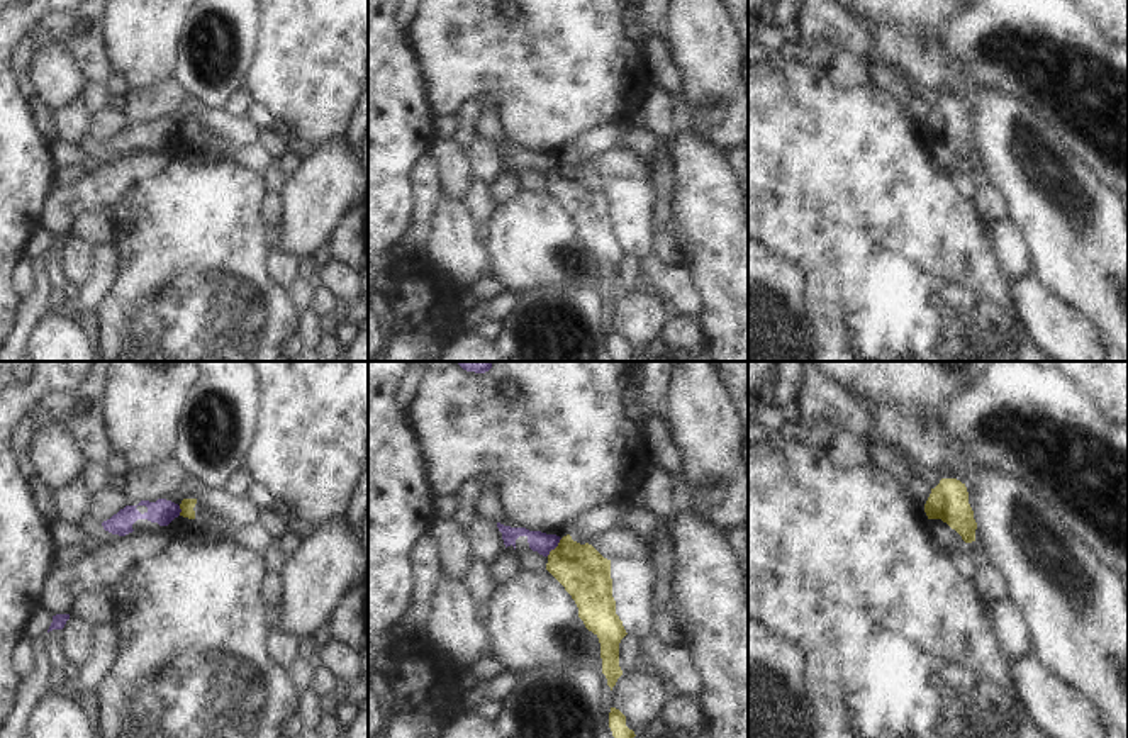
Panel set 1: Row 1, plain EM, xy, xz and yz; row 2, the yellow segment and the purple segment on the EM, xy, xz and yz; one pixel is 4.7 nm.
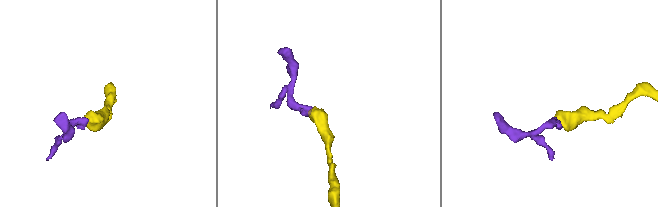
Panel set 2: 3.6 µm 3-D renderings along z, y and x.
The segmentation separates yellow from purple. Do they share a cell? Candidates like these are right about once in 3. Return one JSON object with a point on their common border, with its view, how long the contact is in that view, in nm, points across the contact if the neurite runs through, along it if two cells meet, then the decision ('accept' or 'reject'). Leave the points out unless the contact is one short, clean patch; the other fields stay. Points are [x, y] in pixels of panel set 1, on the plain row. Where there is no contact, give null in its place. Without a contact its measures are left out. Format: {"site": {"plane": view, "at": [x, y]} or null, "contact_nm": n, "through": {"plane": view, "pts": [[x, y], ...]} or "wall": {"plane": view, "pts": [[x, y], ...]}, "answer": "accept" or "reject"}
{"site": {"plane": "xz", "at": [557, 167]}, "contact_nm": 120, "wall": {"plane": "xz", "pts": [[562, 158], [547, 175]]}, "answer": "reject"}

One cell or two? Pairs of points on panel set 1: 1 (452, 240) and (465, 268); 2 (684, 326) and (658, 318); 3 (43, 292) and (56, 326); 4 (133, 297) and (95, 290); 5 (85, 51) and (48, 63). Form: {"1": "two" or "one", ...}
{"1": "one", "2": "two", "3": "two", "4": "two", "5": "two"}

